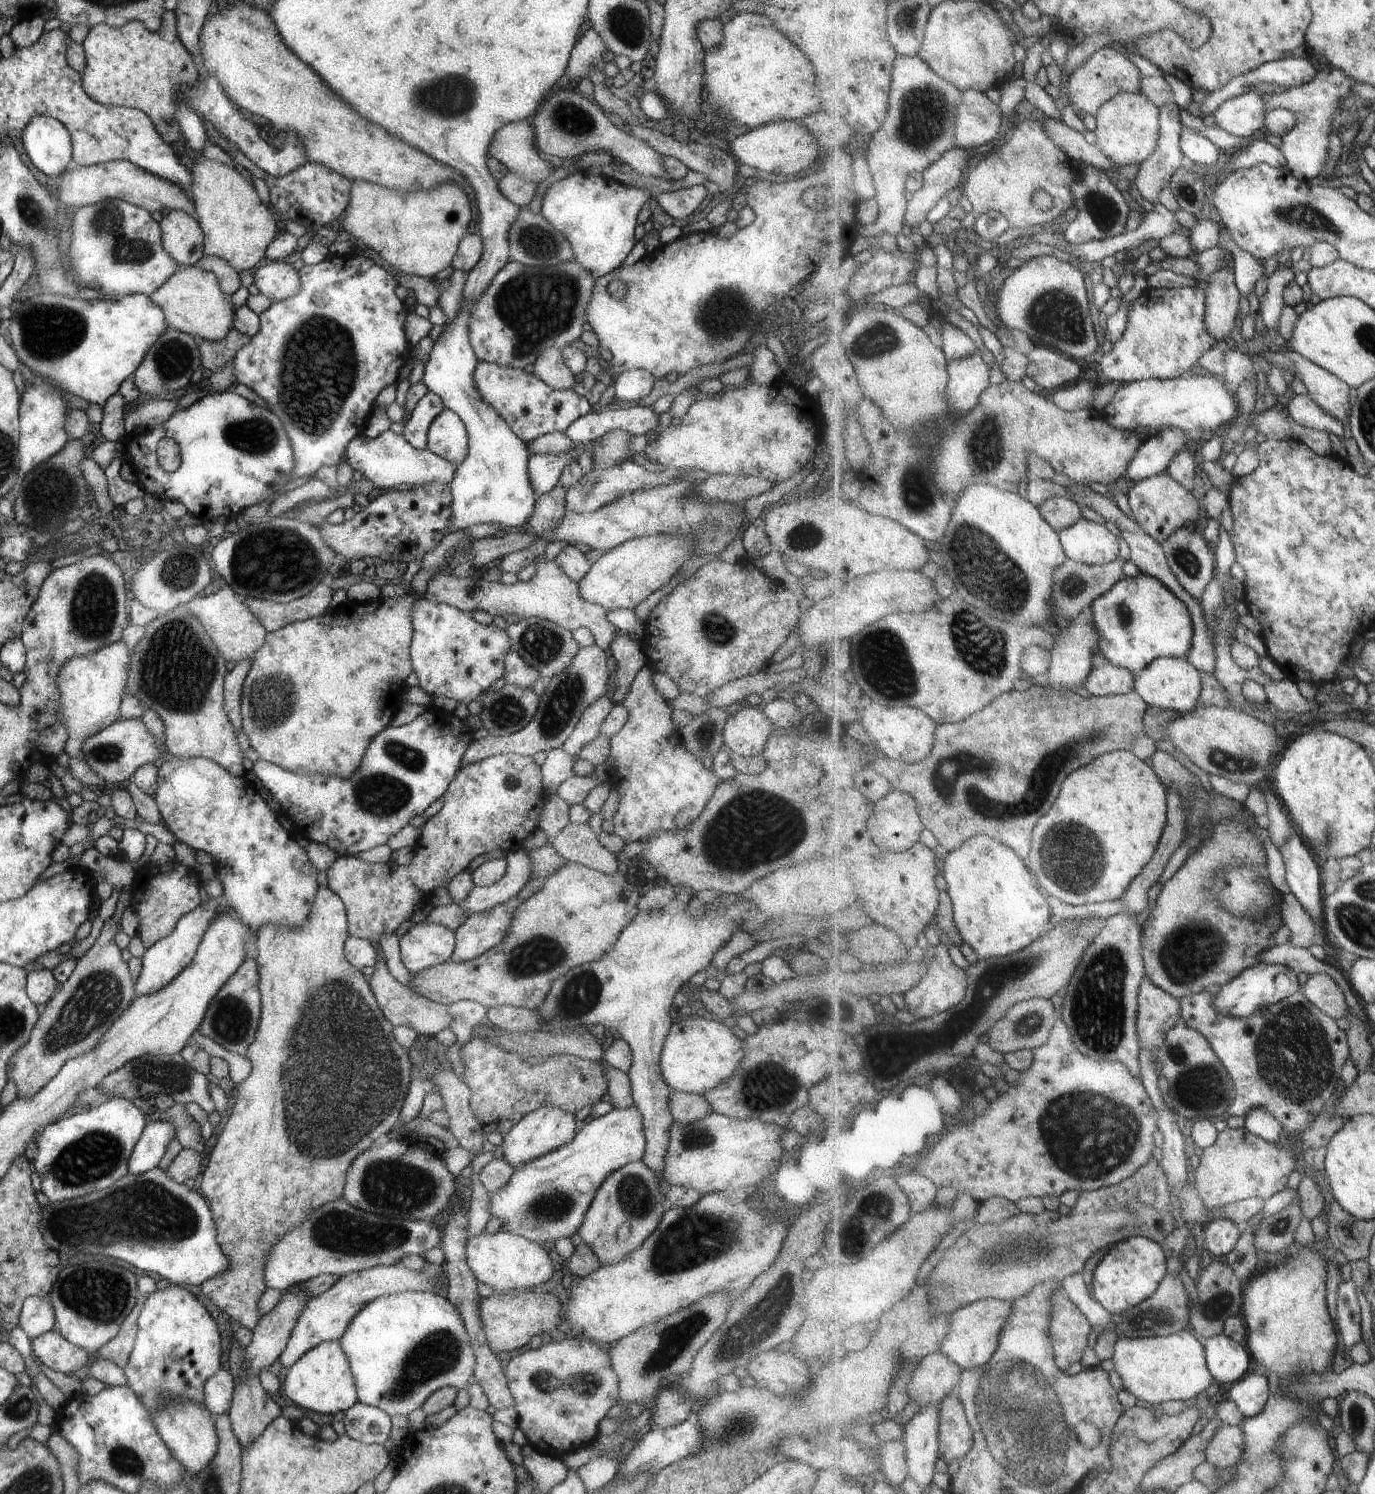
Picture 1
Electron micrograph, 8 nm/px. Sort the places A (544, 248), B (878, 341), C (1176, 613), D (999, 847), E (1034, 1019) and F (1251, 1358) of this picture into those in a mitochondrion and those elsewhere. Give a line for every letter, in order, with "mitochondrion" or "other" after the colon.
A: mitochondrion
B: mitochondrion
C: other
D: other
E: mitochondrion
F: other

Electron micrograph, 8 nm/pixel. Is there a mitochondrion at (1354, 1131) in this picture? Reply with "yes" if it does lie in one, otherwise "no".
no

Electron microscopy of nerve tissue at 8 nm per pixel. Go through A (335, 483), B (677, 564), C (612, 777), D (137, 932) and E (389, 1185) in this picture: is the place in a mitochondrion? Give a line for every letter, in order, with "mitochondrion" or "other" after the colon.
A: other
B: other
C: other
D: other
E: mitochondrion

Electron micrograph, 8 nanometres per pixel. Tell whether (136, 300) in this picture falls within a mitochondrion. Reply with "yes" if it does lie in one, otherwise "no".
no

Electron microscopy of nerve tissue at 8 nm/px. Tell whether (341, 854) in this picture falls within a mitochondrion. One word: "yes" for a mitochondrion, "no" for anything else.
no

